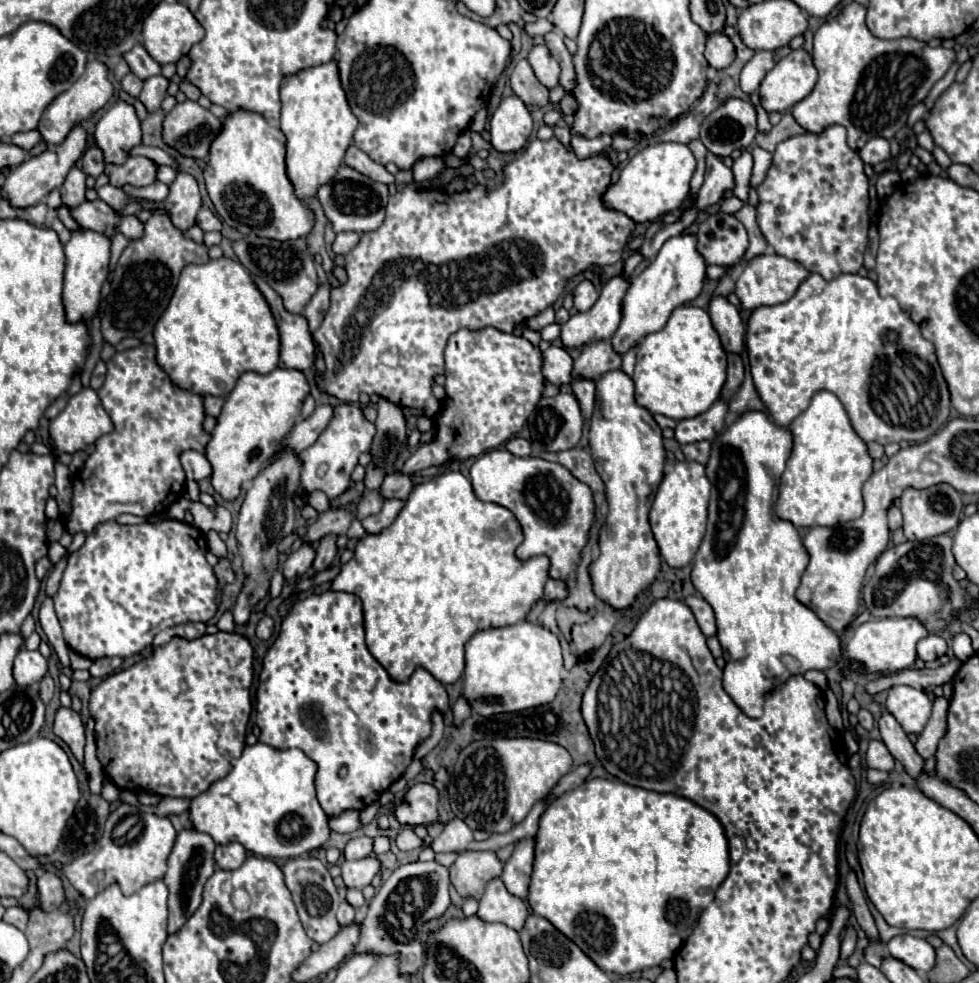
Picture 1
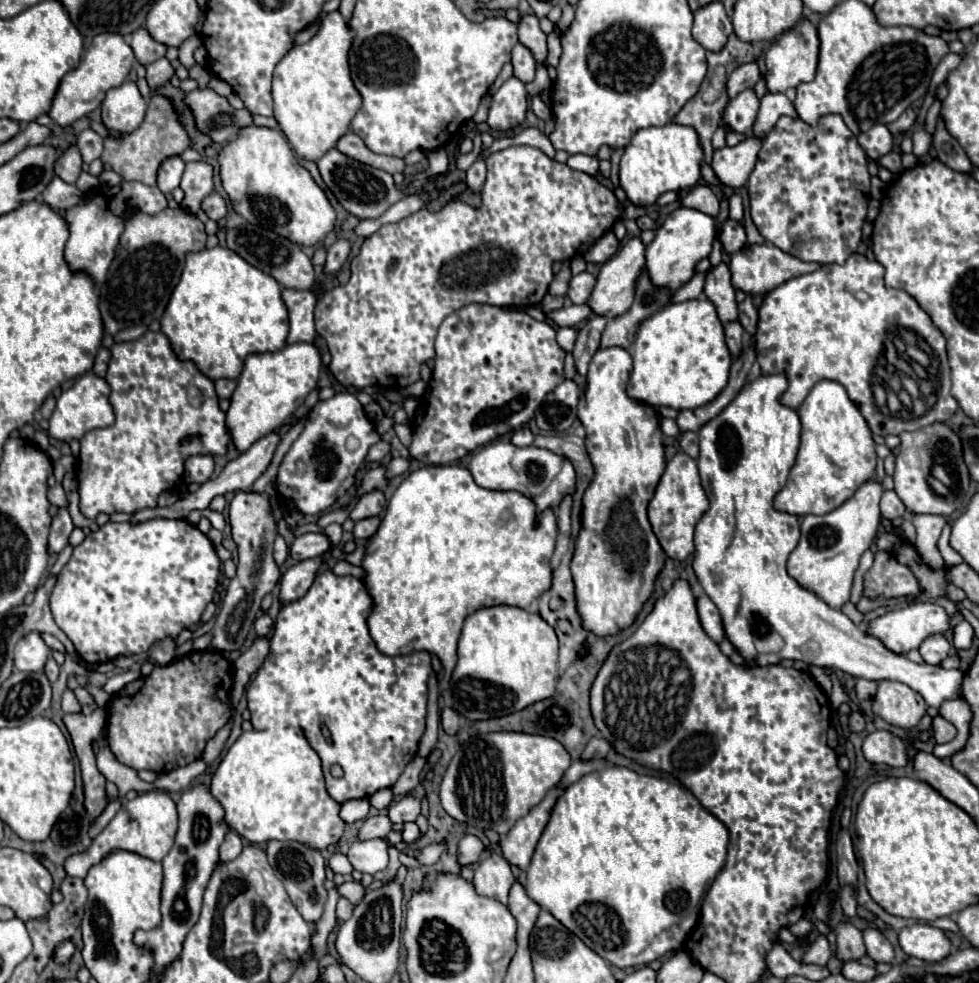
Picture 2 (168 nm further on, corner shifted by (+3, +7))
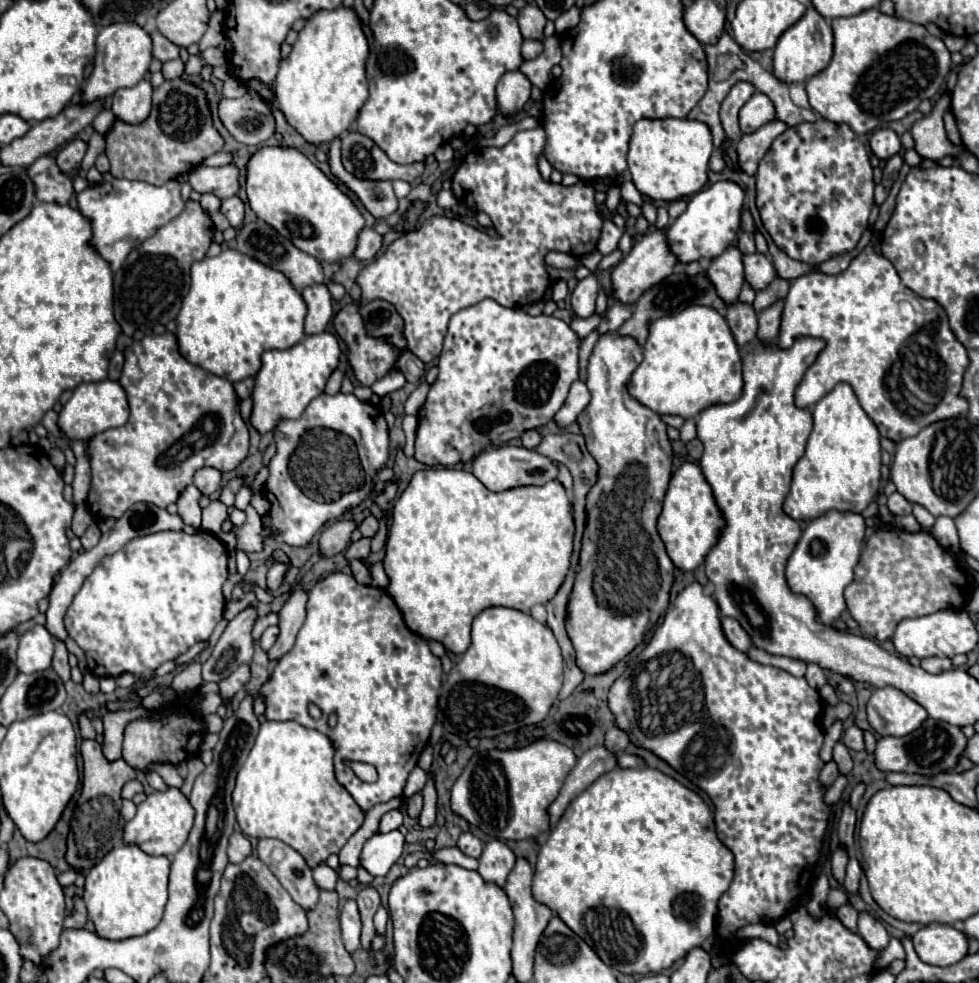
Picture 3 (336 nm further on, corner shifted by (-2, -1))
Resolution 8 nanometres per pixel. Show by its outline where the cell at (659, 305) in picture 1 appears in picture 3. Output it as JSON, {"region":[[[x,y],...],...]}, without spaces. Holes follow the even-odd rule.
{"region":[[[717,181],[711,187],[695,193],[687,203],[685,213],[681,213],[667,231],[667,241],[671,245],[671,251],[679,257],[679,261],[689,263],[701,257],[713,259],[721,255],[737,237],[743,201],[745,201],[745,191],[735,181]]]}

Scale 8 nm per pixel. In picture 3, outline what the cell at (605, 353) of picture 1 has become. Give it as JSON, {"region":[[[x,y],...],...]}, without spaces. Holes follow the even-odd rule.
{"region":[[[675,269],[673,275],[669,275],[663,283],[657,283],[653,285],[651,289],[647,289],[639,301],[635,303],[635,311],[631,315],[631,319],[619,329],[621,335],[631,335],[637,339],[637,343],[643,347],[645,345],[645,339],[649,335],[649,325],[651,321],[655,319],[653,315],[657,313],[657,317],[665,317],[665,315],[675,315],[691,305],[707,305],[707,307],[713,307],[717,309],[721,315],[727,315],[727,303],[717,295],[715,291],[715,285],[709,281],[709,277],[705,273],[699,273],[699,275],[687,275],[683,269]]]}

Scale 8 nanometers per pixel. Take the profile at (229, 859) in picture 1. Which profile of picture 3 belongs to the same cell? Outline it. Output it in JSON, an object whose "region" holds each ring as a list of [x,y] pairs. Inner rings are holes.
{"region":[[[235,831],[229,837],[227,855],[229,855],[229,861],[231,863],[241,863],[247,855],[251,855],[251,843],[249,843],[249,839],[241,831]]]}

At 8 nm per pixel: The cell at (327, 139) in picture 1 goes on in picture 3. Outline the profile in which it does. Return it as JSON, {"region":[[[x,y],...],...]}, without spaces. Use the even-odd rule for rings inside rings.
{"region":[[[339,5],[331,11],[317,11],[305,19],[305,27],[297,33],[297,41],[293,43],[291,53],[281,59],[279,73],[275,79],[275,99],[279,109],[285,113],[287,121],[313,145],[329,143],[339,137],[345,129],[349,129],[351,121],[357,117],[359,109],[369,97],[365,63],[369,57],[369,41],[363,33],[361,19],[353,7]]]}

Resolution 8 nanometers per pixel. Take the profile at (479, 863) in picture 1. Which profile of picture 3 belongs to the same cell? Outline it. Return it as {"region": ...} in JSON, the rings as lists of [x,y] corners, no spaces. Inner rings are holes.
{"region":[[[461,833],[461,837],[459,837],[459,841],[457,841],[457,847],[465,853],[465,855],[469,855],[469,857],[479,857],[481,855],[481,851],[483,851],[483,843],[473,835],[473,833]]]}

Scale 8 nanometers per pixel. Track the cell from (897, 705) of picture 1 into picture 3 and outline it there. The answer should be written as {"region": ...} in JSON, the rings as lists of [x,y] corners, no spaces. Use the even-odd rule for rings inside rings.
{"region":[[[879,687],[871,691],[867,701],[867,721],[881,737],[905,737],[927,719],[927,711],[895,687]]]}

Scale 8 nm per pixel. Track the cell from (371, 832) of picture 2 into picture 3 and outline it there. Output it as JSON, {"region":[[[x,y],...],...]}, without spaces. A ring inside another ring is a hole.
{"region":[[[391,809],[381,817],[379,823],[379,833],[389,833],[393,829],[399,829],[403,823],[403,811],[401,809]]]}

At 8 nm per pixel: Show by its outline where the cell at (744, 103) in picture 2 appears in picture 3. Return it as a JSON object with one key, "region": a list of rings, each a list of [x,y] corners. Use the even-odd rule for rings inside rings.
{"region":[[[753,93],[753,97],[743,105],[741,113],[739,113],[739,125],[743,133],[753,133],[755,129],[759,129],[761,125],[769,123],[775,119],[775,109],[773,103],[769,101],[769,97],[765,97],[763,93]]]}

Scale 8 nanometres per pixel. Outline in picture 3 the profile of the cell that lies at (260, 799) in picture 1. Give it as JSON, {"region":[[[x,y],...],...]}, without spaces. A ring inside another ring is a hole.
{"region":[[[263,721],[255,745],[237,775],[233,791],[233,807],[237,823],[247,837],[275,837],[305,857],[309,869],[325,863],[331,853],[339,853],[347,839],[361,827],[365,811],[353,801],[349,791],[339,785],[333,769],[333,741],[317,729],[299,725],[297,721]]]}

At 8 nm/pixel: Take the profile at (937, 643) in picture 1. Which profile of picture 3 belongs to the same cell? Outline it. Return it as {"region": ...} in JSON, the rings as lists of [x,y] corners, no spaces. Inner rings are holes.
{"region":[[[927,657],[927,659],[921,659],[921,667],[927,673],[941,673],[941,671],[953,669],[953,663],[947,657]]]}

